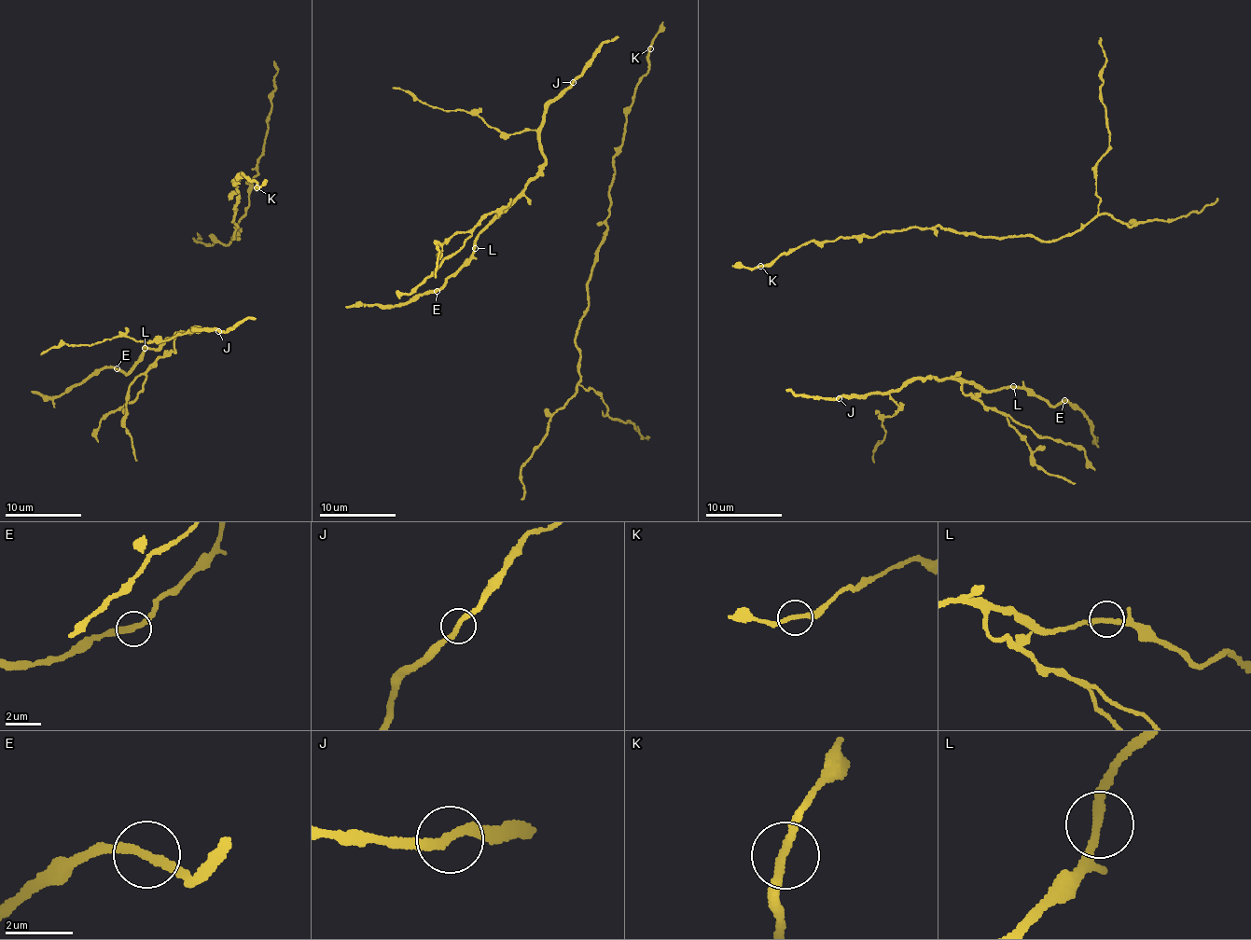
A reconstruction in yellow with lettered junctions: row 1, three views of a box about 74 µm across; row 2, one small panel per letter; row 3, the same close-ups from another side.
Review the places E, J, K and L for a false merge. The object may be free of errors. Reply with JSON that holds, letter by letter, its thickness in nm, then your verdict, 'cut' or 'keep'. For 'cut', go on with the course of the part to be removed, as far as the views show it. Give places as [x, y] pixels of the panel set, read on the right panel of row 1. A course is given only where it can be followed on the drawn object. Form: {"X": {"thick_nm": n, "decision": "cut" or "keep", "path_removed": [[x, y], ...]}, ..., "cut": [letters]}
{"E": {"thick_nm": 280, "decision": "keep"}, "J": {"thick_nm": 280, "decision": "keep"}, "K": {"thick_nm": 240, "decision": "keep"}, "L": {"thick_nm": 280, "decision": "keep"}, "cut": []}

